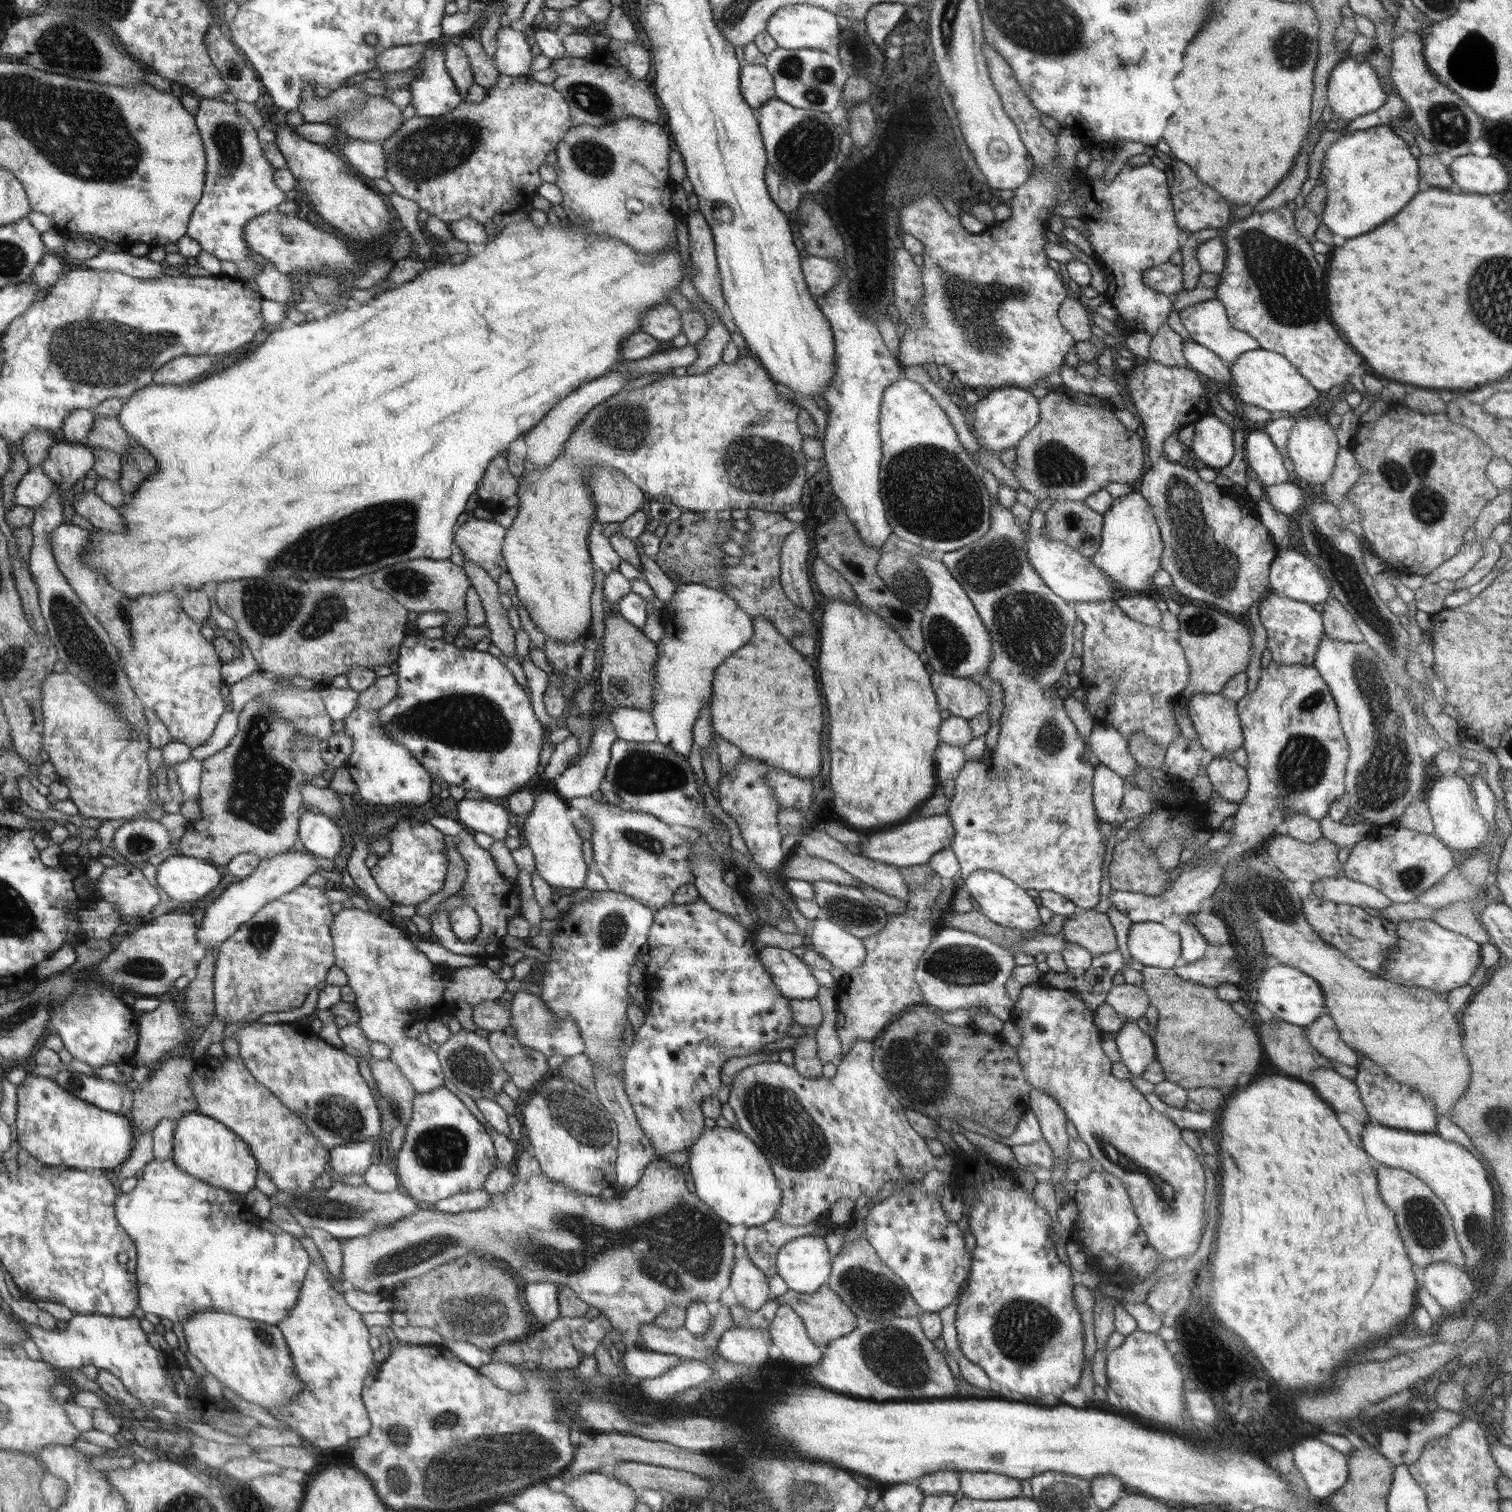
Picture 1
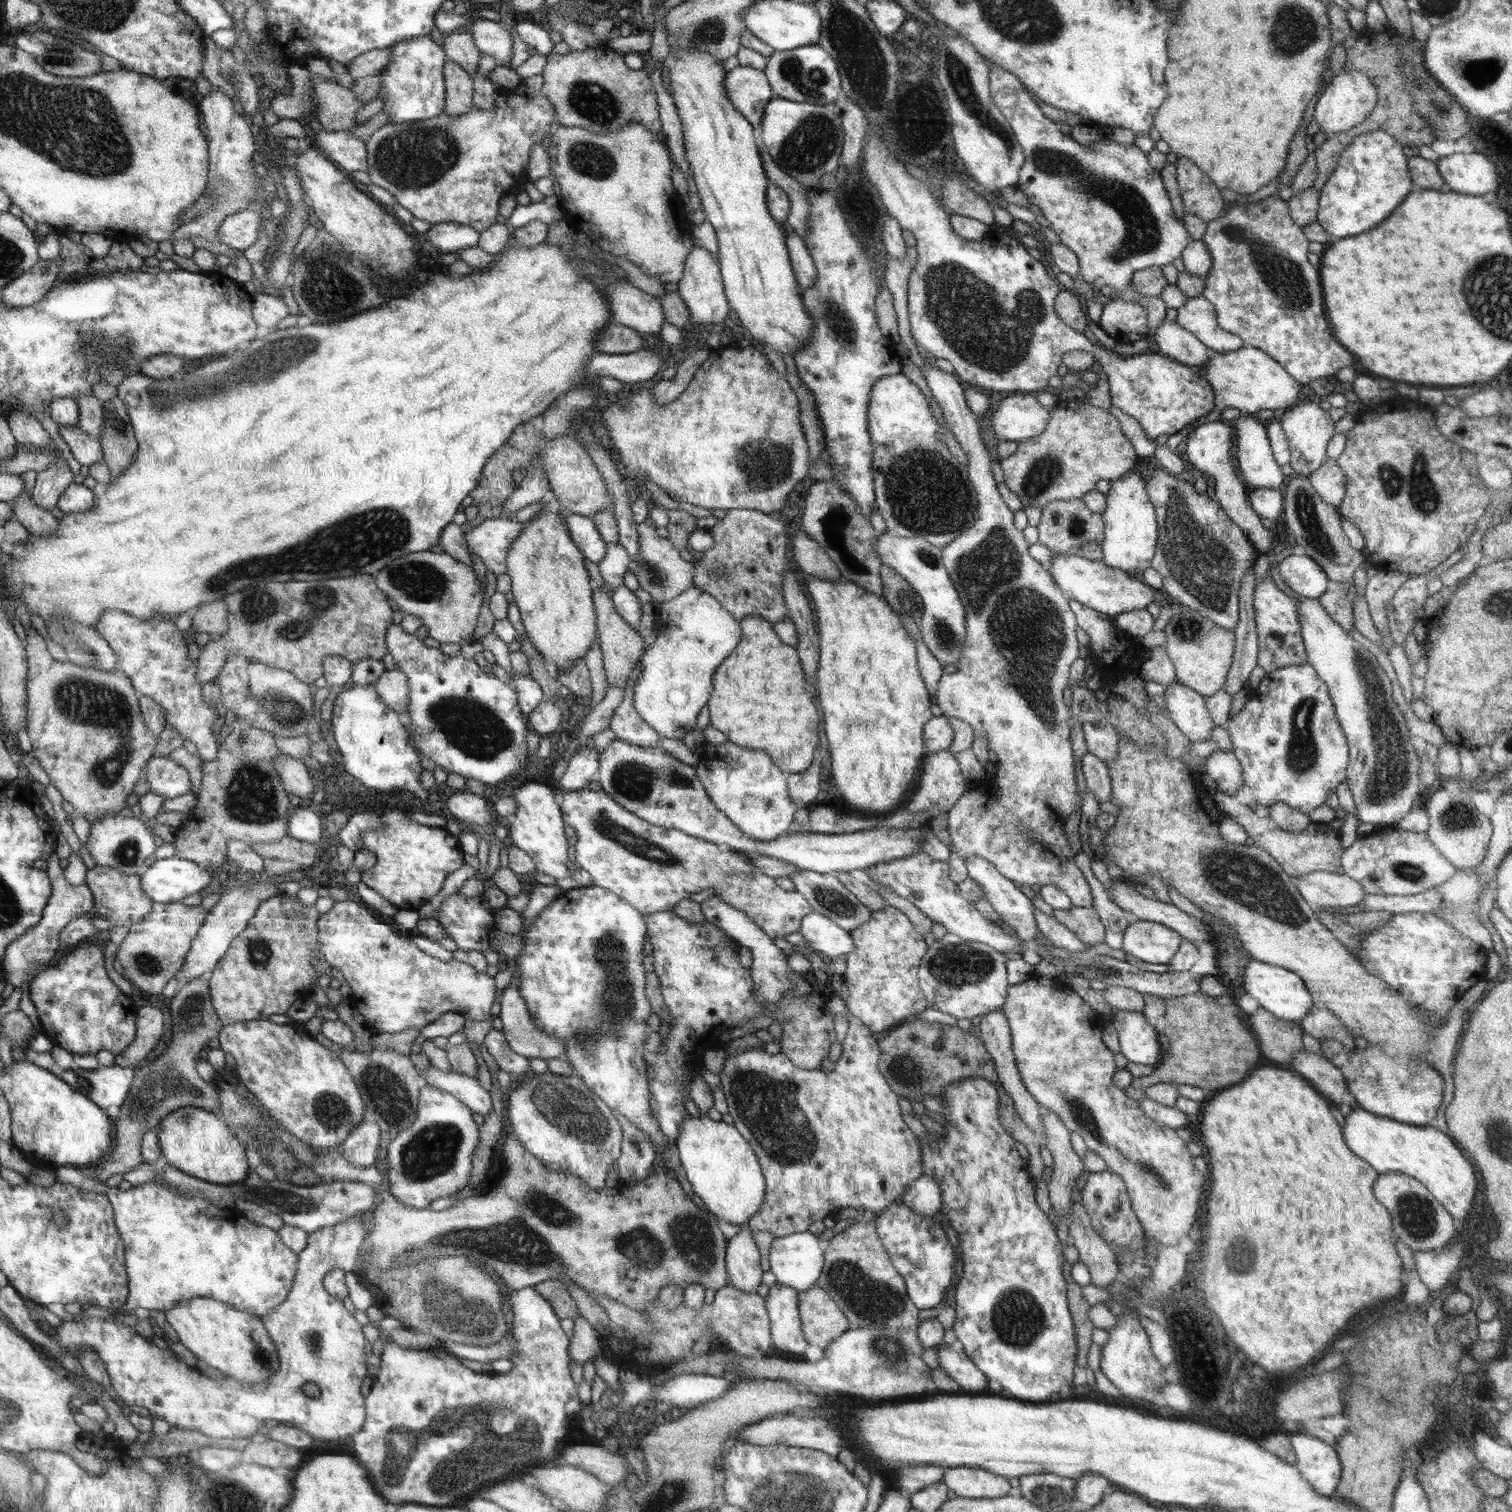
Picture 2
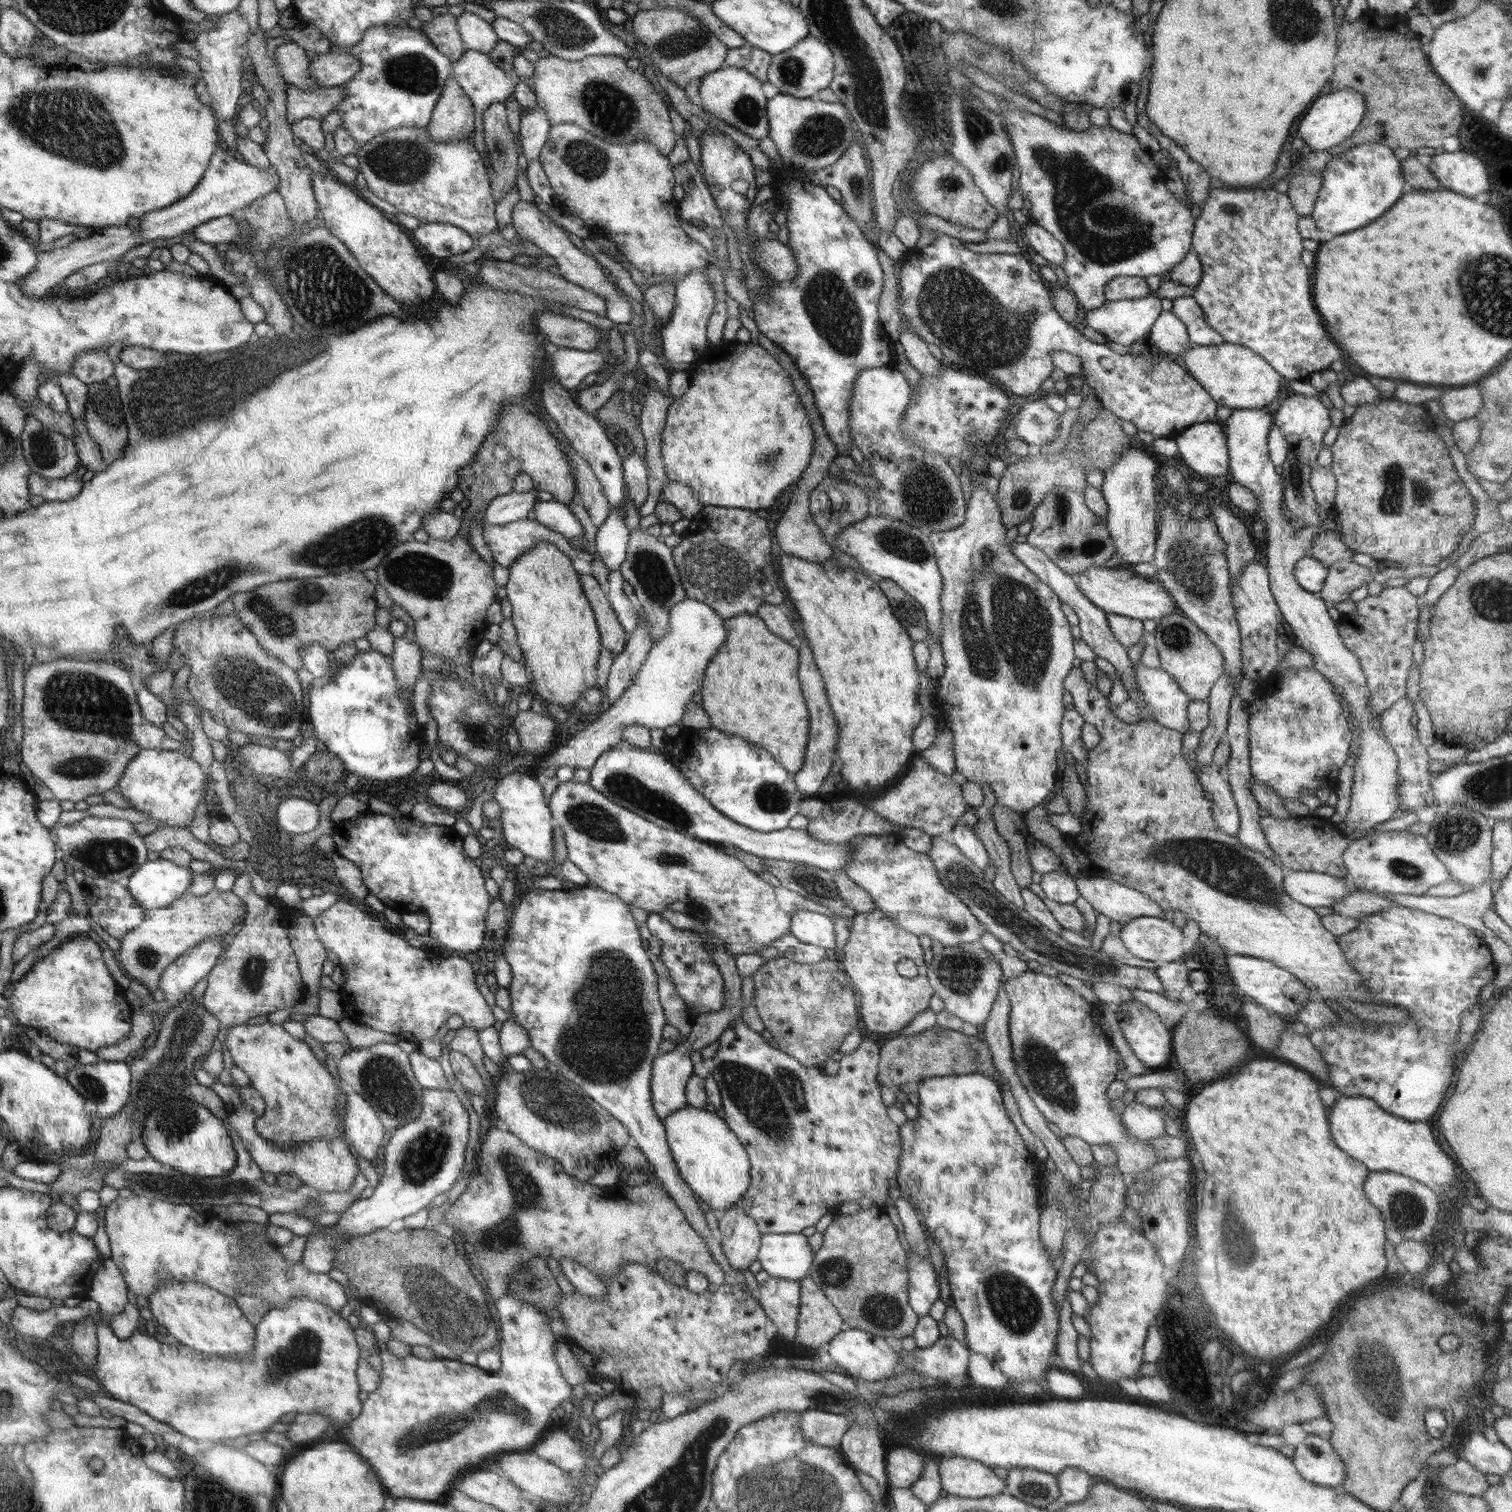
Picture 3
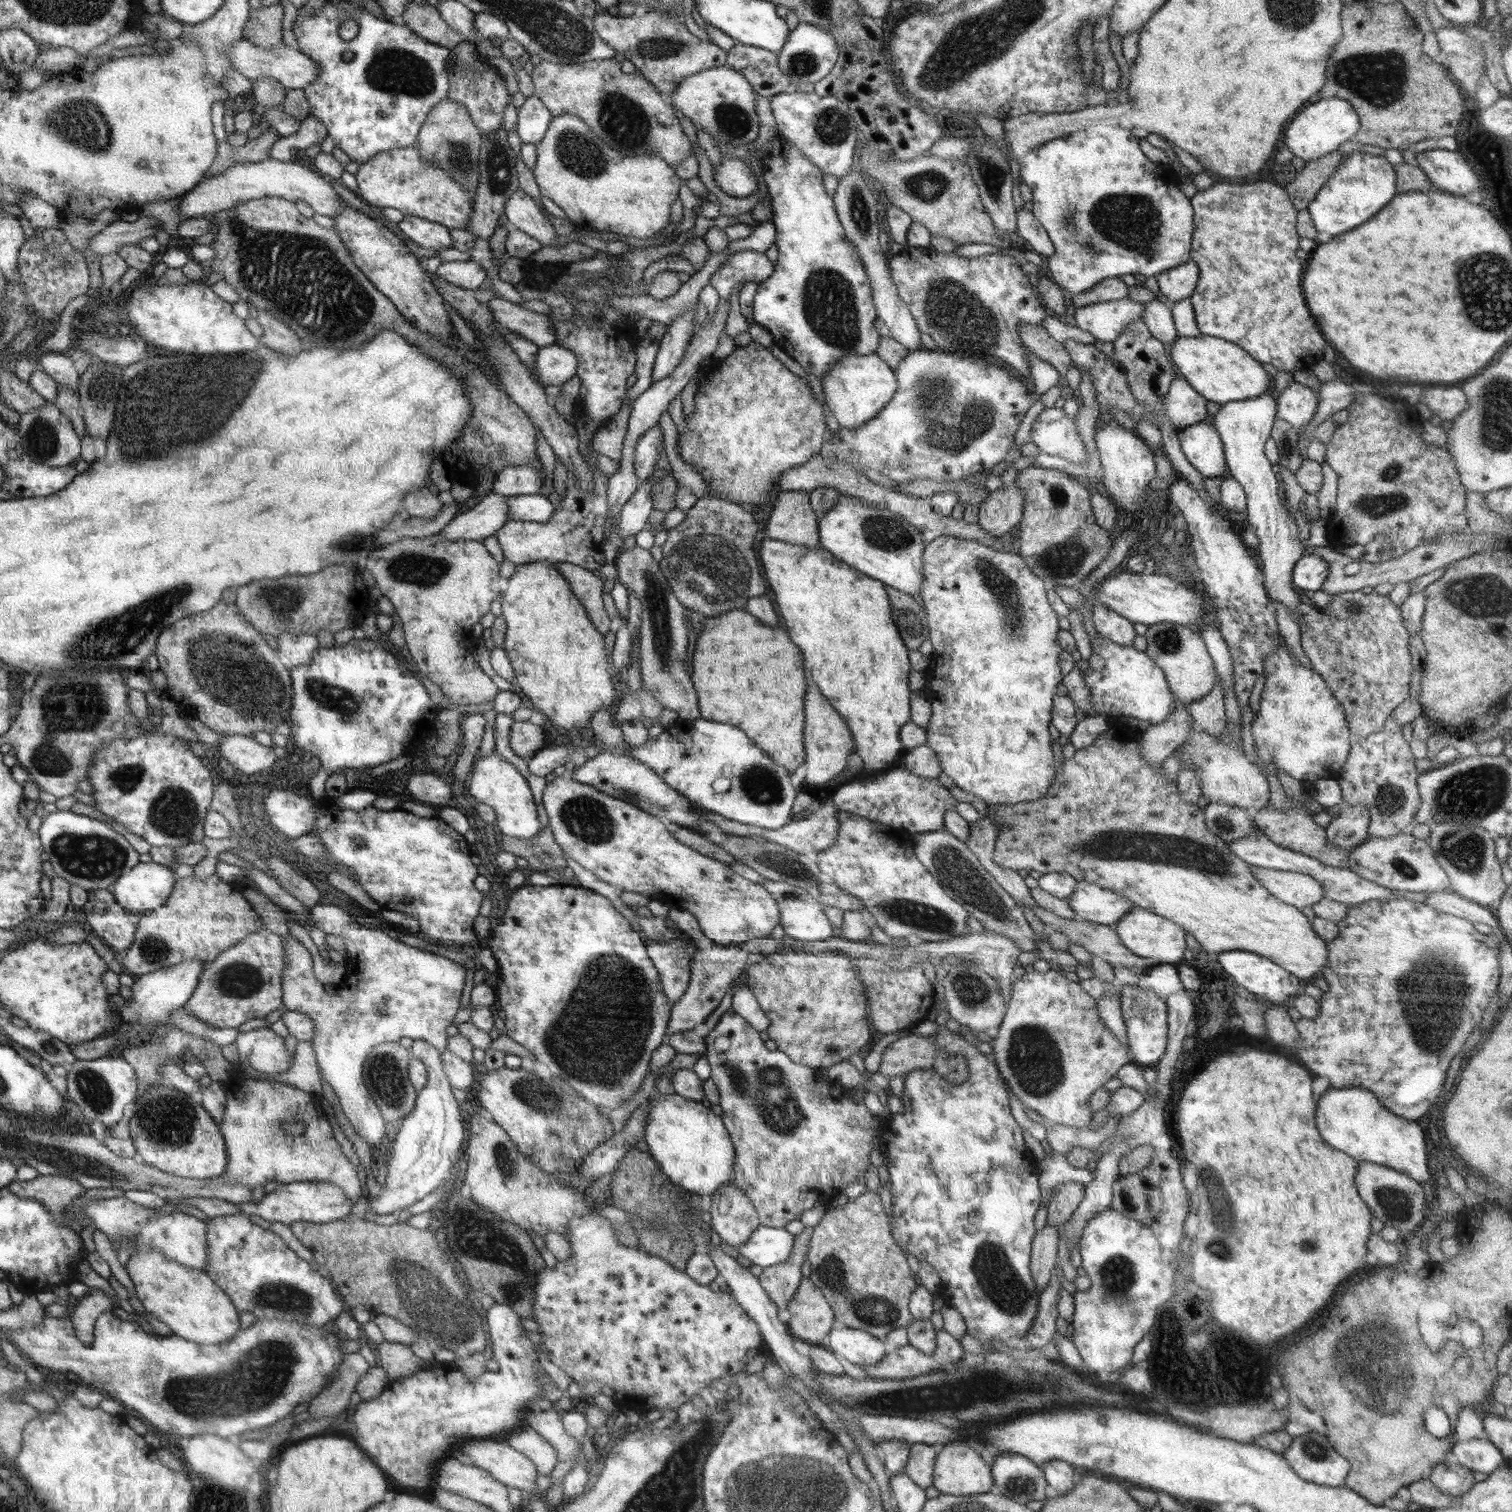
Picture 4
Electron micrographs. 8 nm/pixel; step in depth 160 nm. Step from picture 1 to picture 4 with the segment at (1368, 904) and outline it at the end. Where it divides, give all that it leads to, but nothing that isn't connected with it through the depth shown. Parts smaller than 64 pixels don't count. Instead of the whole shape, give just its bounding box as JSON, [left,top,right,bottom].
[1252,866,1323,909]

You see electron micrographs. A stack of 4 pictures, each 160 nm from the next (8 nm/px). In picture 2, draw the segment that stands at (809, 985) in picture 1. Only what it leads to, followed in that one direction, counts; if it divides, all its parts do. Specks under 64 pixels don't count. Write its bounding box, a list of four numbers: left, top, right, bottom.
[701,896,796,1003]

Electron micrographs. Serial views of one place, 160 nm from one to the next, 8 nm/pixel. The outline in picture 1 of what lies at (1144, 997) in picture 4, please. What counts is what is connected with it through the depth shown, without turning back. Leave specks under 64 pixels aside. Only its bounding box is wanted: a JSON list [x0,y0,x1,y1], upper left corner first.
[1116,1020,1156,1076]

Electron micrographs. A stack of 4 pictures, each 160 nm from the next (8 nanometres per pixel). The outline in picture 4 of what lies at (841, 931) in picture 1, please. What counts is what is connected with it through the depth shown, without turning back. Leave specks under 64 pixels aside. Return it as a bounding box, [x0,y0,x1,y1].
[761,879,837,942]

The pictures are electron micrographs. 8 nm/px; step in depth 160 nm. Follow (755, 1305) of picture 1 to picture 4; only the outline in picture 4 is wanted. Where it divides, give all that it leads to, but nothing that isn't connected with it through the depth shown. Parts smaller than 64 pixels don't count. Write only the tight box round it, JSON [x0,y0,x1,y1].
[711,1180,762,1249]

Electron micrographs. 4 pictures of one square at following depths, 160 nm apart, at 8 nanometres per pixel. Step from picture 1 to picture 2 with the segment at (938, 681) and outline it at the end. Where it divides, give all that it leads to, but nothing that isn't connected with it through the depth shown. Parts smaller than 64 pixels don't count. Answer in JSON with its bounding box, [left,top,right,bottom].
[921,356,1093,908]

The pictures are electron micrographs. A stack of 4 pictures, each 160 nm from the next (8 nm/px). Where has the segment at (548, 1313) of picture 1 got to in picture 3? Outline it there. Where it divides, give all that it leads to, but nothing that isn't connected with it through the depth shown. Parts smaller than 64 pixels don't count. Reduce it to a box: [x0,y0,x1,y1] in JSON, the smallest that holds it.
[349,1295,573,1500]

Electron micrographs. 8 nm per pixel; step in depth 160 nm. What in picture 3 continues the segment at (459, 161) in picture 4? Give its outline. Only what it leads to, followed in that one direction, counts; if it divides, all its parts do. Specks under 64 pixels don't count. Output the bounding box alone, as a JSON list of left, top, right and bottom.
[426,76,475,142]

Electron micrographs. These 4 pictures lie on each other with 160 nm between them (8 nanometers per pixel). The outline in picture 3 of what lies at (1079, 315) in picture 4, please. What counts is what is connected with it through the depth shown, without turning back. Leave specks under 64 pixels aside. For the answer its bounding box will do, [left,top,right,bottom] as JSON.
[1086,294,1163,346]

